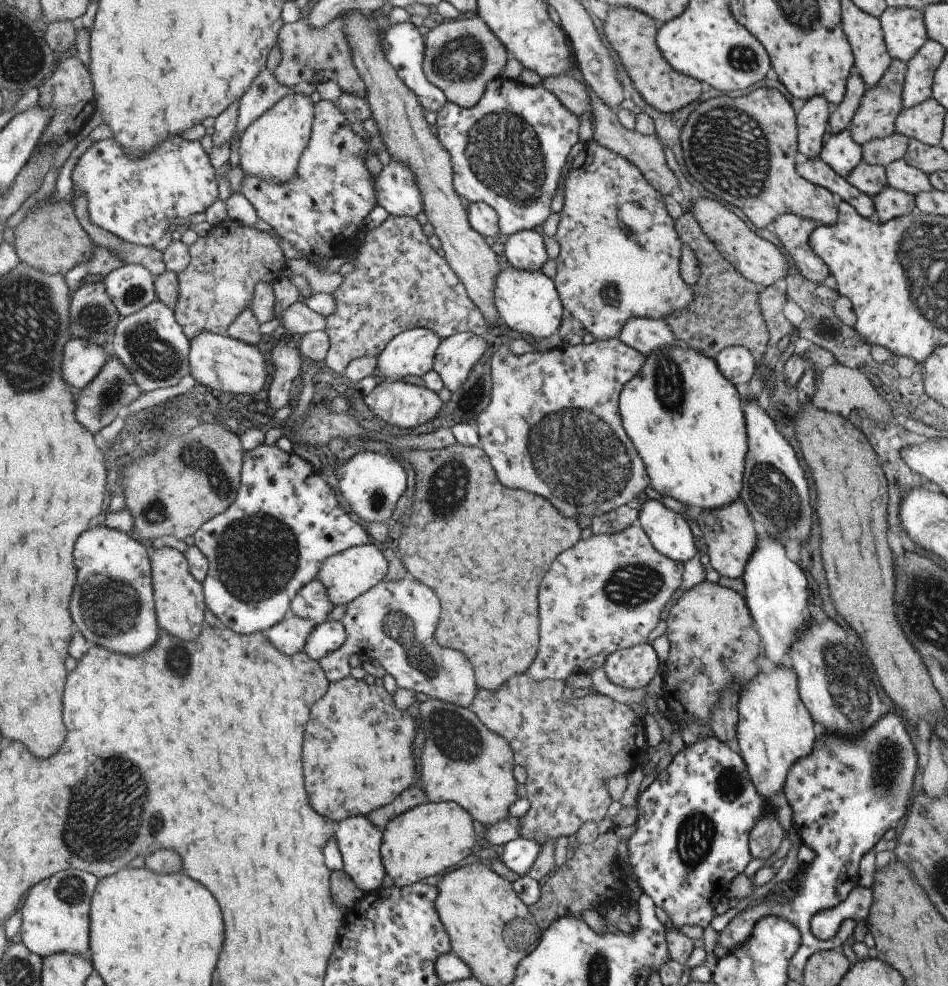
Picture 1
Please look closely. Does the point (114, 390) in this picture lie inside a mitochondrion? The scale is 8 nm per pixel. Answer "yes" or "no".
yes

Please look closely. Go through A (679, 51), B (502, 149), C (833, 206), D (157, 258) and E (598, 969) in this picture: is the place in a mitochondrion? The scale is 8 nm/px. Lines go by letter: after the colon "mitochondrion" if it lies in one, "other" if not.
A: other
B: mitochondrion
C: other
D: other
E: mitochondrion

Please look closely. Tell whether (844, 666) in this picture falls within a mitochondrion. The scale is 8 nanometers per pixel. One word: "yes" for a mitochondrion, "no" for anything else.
yes

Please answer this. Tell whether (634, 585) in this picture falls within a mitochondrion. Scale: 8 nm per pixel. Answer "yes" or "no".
yes

